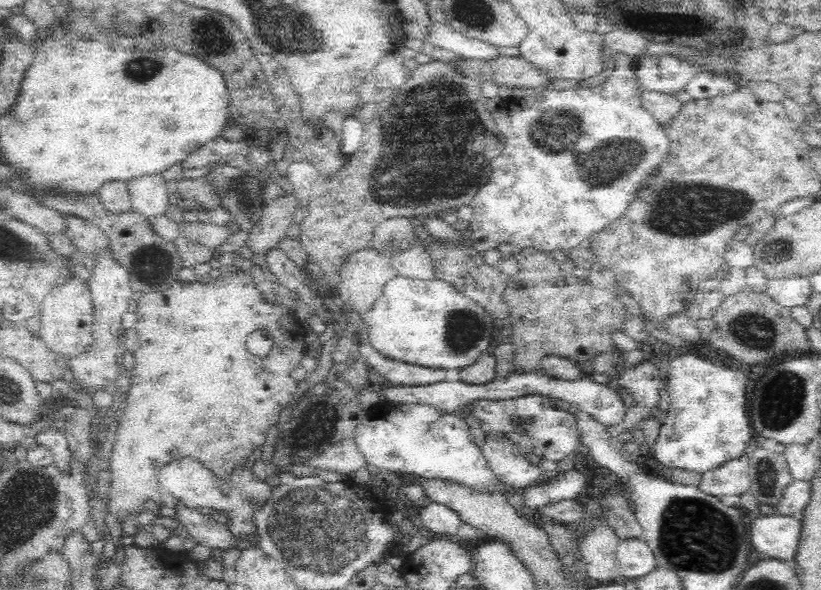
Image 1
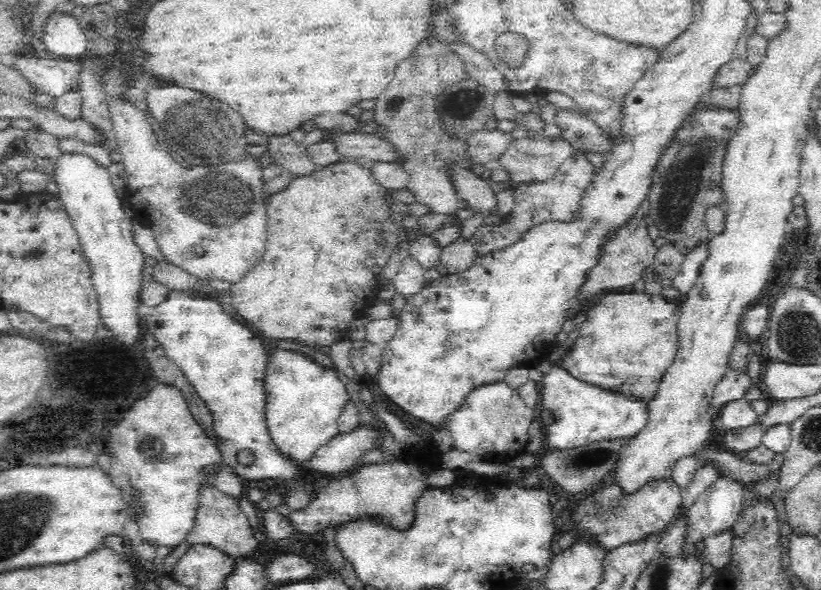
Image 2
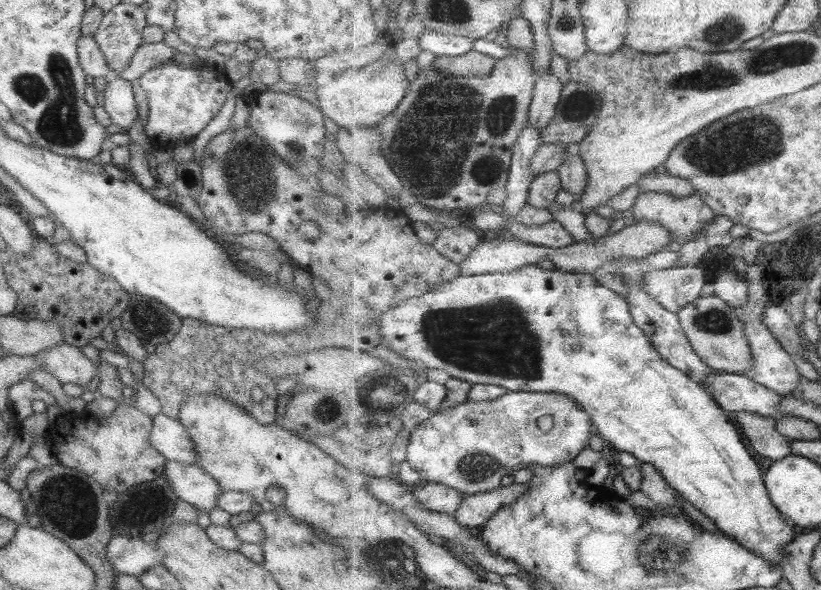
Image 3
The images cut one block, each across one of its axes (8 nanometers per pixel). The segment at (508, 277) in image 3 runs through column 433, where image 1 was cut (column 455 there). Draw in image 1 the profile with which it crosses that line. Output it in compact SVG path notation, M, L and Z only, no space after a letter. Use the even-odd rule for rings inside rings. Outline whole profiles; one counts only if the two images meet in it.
M395 277L383 288L382 294L376 299L372 310L364 316L370 346L398 362L426 368L452 370L466 368L478 360L478 354L489 351L495 332L500 328L497 323L474 300L460 294L448 282L442 280L408 280Z

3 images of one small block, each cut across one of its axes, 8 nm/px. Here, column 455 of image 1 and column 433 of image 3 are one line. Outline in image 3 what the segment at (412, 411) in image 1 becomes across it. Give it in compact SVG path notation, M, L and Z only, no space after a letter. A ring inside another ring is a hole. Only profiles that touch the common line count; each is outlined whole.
M512 392L487 402L467 402L455 408L439 411L429 420L419 424L412 432L407 462L418 474L431 483L443 483L461 491L465 497L494 491L501 484L501 478L530 464L559 466L574 460L589 448L588 440L596 433L592 417L576 401L565 394L539 392ZM541 416L552 416L550 431L539 428Z

